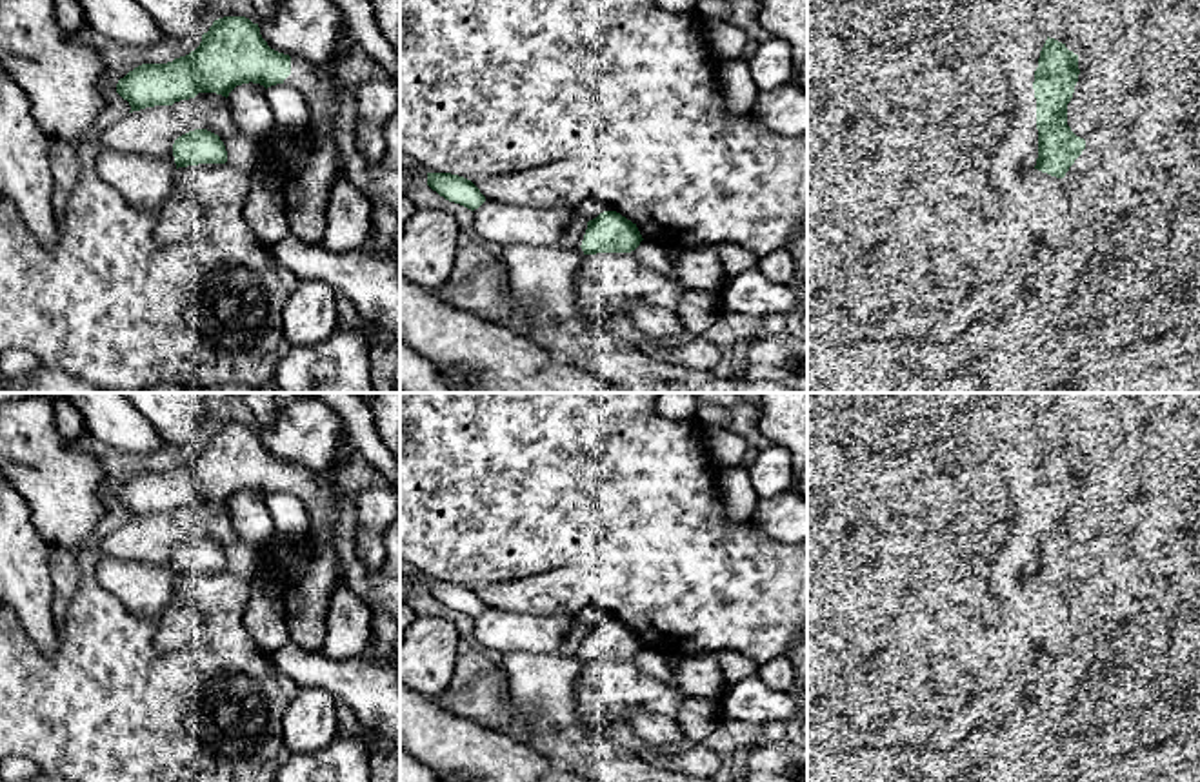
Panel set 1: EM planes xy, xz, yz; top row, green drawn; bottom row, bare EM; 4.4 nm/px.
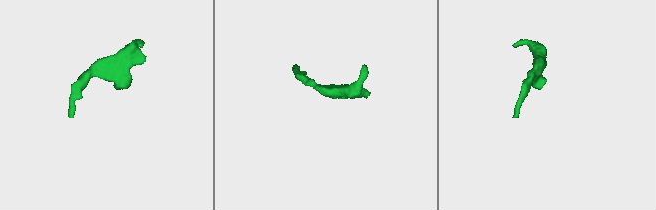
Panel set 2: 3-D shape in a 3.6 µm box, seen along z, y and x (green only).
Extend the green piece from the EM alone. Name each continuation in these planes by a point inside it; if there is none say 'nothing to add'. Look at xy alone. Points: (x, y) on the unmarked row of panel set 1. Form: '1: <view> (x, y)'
1: xy (308, 601)

